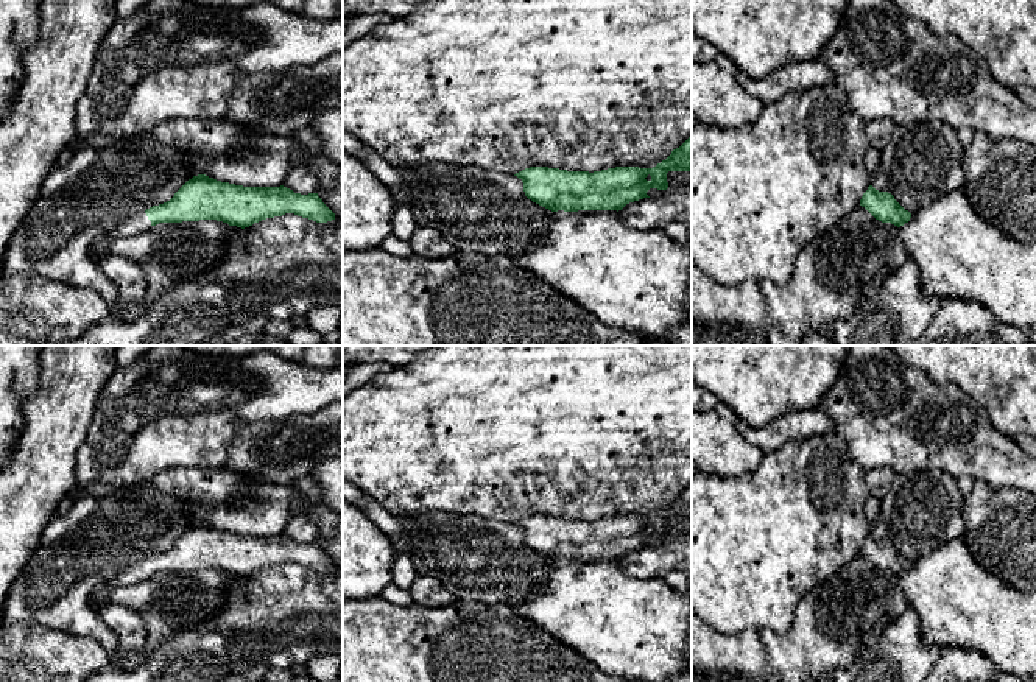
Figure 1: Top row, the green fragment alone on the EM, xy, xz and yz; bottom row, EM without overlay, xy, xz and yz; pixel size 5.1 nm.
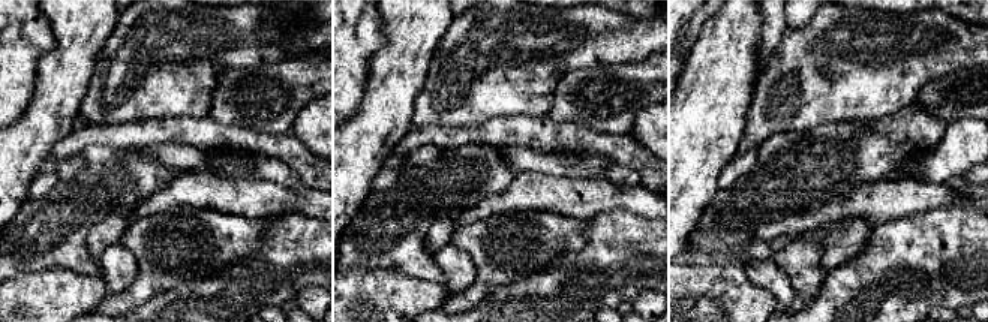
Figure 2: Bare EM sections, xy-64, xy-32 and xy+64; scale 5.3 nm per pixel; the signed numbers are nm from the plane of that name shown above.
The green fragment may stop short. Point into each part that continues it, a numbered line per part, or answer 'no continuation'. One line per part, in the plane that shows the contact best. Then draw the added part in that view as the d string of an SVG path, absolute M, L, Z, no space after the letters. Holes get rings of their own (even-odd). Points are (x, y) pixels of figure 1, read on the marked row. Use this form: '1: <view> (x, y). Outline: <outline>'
1: xy (133, 224). Outline: M146 213L125 216L114 230L111 230L112 238L129 237L143 230L151 229L151 221Z

